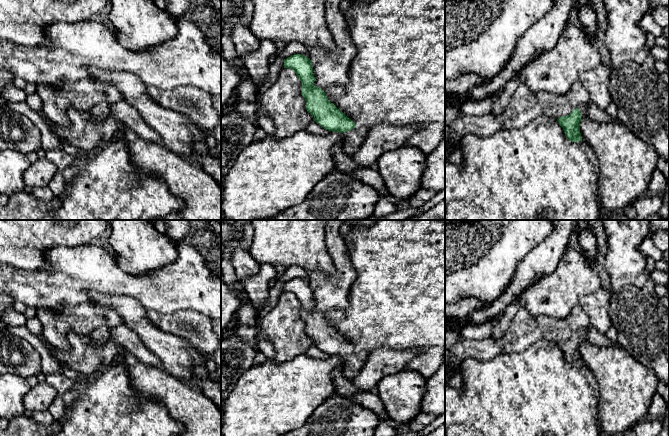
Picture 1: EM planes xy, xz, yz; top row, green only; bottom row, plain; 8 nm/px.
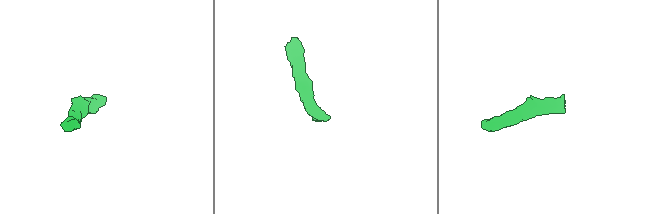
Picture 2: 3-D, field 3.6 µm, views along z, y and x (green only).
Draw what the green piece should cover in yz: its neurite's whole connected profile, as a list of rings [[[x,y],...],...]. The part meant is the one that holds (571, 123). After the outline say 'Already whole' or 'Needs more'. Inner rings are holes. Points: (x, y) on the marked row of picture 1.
[[[587,103],[581,104],[575,108],[569,115],[562,116],[557,119],[563,128],[565,136],[571,142],[579,142],[582,140],[580,133],[580,122],[583,116],[586,116]]]. Needs more

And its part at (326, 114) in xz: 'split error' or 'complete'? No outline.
split error

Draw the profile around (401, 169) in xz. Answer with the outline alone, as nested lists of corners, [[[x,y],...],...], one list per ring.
[[[404,145],[383,153],[375,162],[388,193],[408,200],[421,189],[426,155],[417,147]]]

